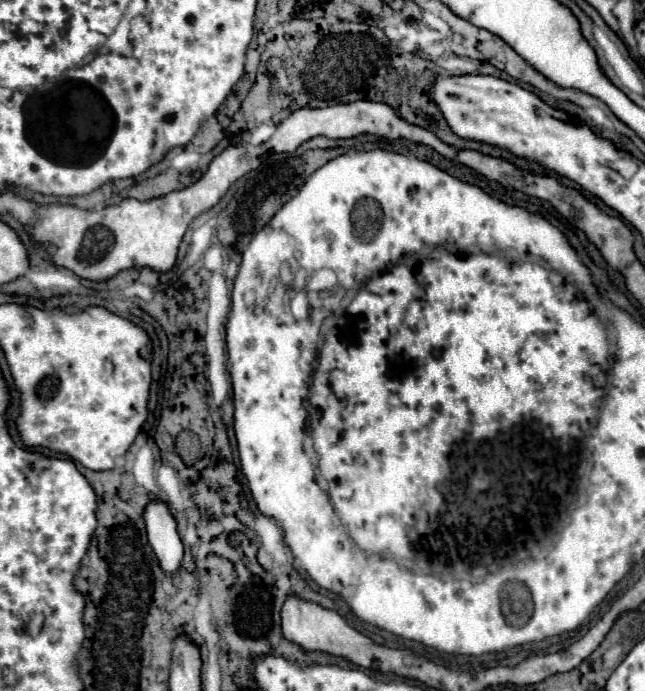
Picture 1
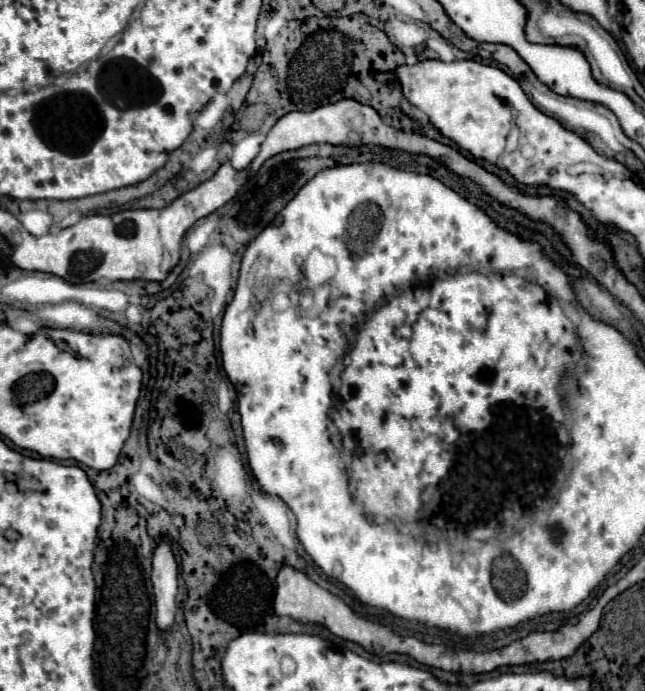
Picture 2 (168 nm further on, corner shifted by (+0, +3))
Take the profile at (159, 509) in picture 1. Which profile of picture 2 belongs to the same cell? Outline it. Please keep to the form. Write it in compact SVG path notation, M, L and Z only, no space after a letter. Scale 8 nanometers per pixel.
M162 541L154 551L152 585L156 597L156 627L164 635L174 625L176 591L178 591L178 565L168 541Z

